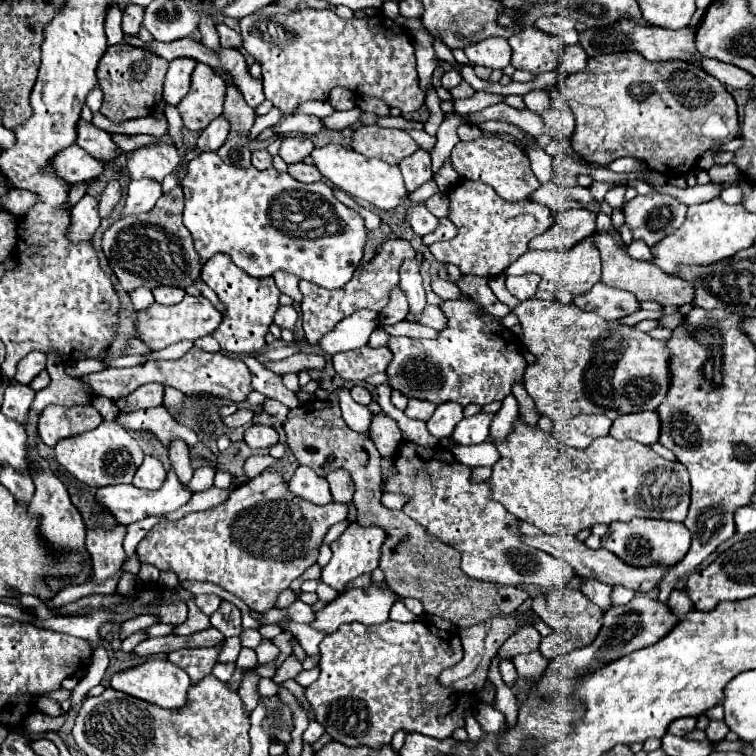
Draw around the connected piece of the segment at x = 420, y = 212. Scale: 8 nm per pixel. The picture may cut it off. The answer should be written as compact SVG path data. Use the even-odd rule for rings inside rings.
M404 198L404 208L406 208L406 214L410 218L410 224L412 224L412 230L418 234L418 236L426 236L430 232L436 230L438 226L438 218L432 216L424 204L412 204L408 198Z

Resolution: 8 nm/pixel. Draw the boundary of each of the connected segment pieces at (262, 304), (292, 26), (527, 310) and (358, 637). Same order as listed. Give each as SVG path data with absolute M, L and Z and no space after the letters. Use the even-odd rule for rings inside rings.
M216 254L210 258L202 268L202 280L216 292L216 296L226 306L226 316L222 324L212 334L222 350L234 352L234 354L252 354L260 352L260 348L266 344L264 336L272 324L272 318L276 310L280 308L278 296L280 290L274 284L274 278L250 278L244 270L240 270L226 254Z
M266 4L252 12L252 16L244 16L240 20L242 48L262 62L262 78L264 78L264 94L266 98L284 114L292 114L302 102L308 100L328 100L330 90L334 86L344 86L358 96L378 96L388 106L400 108L404 114L414 112L424 104L424 96L420 90L420 80L416 72L416 56L410 44L408 32L396 24L394 20L378 14L368 20L342 20L334 14L334 10L314 10L304 8L298 12L286 10L276 4Z
M526 300L512 312L520 318L522 340L526 348L536 356L536 364L526 368L524 388L536 404L536 410L550 420L568 420L578 414L606 414L610 420L616 416L656 410L672 378L670 352L666 342L650 338L648 332L640 332L632 326L624 326L620 320L604 320L596 312L586 312L576 304L560 304L556 300Z
M384 622L376 626L342 624L336 632L328 634L320 642L320 676L314 684L304 688L304 696L314 710L316 722L324 726L324 730L340 744L346 746L368 746L380 750L390 744L392 736L398 730L420 732L432 738L450 738L454 730L464 726L466 712L470 710L470 692L458 692L446 688L438 682L438 676L444 668L450 668L462 660L462 644L456 632L438 630L430 622Z

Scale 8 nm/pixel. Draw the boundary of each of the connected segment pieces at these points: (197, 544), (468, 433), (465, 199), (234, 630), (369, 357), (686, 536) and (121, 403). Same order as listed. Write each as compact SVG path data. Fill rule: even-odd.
M264 470L234 488L228 500L210 510L190 512L176 522L158 522L142 538L136 552L140 562L176 572L180 582L198 580L218 584L256 612L266 612L274 606L278 594L316 562L328 528L346 516L346 504L308 504L290 492L280 472Z
M476 414L470 418L462 418L456 428L454 428L454 442L460 446L470 446L470 444L482 444L488 438L490 422L494 414Z
M460 180L454 188L448 190L448 194L452 202L452 212L448 218L458 228L458 234L448 242L432 244L430 252L444 264L456 264L462 274L476 274L486 278L504 274L512 262L528 252L528 242L534 236L544 234L554 224L554 218L546 206L532 200L506 202L482 182Z
M222 602L220 608L210 616L210 624L224 634L224 638L238 636L242 632L242 622L240 622L240 610L230 604Z
M368 346L332 356L336 372L344 380L354 380L354 382L364 380L376 372L384 372L390 360L392 352L388 348L368 348Z
M636 518L630 522L612 522L608 534L602 538L602 548L608 548L632 566L674 566L690 548L690 532L684 524L668 520Z
M146 384L140 386L138 390L134 390L130 396L116 400L116 408L120 410L120 414L128 414L134 410L142 410L142 408L154 408L154 406L162 406L162 398L164 398L164 386L162 384Z

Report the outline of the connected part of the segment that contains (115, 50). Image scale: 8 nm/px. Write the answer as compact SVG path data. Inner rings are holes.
M126 42L108 46L108 50L104 52L104 56L98 64L98 70L96 70L98 86L104 94L100 112L114 122L126 122L126 120L148 116L154 110L156 96L162 94L166 70L168 70L168 60L164 60L144 48L134 48Z

